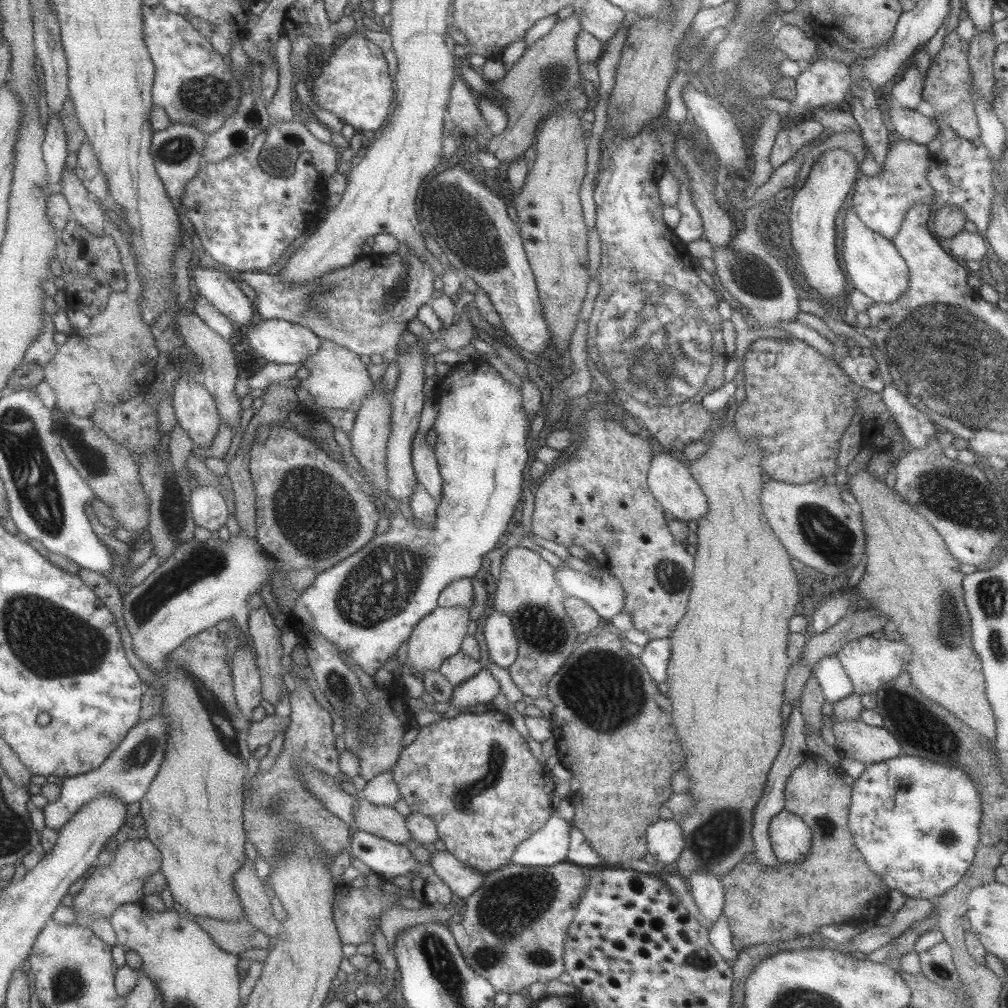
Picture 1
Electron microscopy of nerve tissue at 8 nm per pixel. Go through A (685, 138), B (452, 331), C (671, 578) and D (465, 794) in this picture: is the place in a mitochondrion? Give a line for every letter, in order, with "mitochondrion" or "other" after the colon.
A: mitochondrion
B: other
C: mitochondrion
D: mitochondrion

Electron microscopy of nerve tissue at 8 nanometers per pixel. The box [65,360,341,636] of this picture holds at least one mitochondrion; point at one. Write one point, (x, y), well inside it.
(202, 562)

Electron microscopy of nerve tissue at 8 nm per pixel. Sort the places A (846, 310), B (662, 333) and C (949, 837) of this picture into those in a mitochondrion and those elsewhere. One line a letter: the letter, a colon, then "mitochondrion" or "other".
A: other
B: mitochondrion
C: mitochondrion

